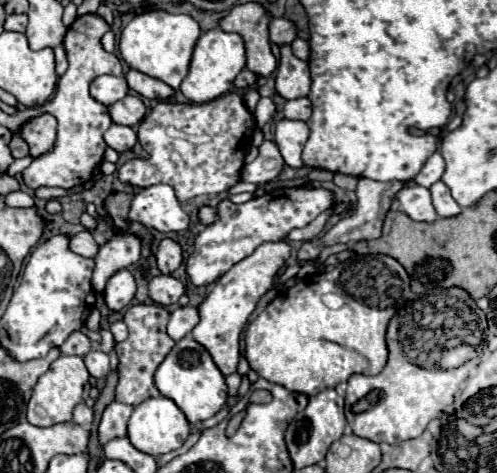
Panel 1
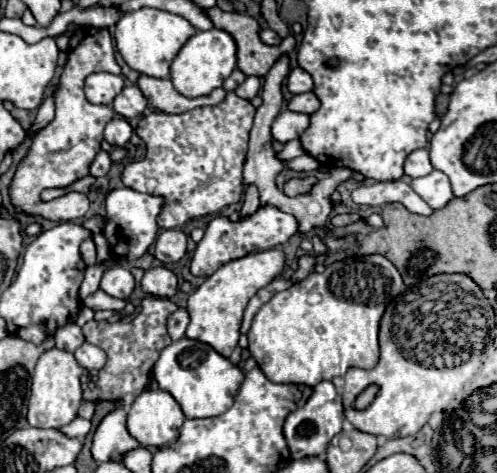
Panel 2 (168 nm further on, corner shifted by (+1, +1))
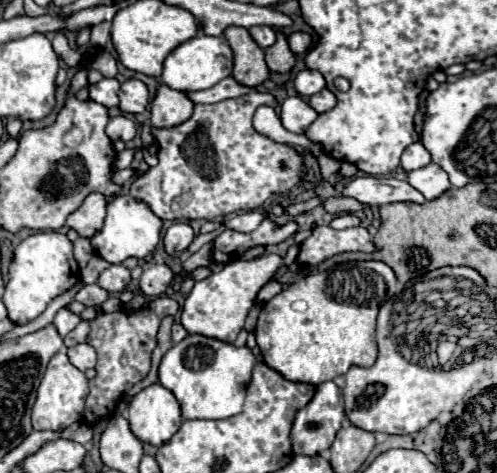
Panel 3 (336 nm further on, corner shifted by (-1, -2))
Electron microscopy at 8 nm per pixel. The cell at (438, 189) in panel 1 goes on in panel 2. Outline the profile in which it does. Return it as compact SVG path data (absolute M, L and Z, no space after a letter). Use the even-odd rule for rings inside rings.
M436 169L420 179L412 179L410 185L432 209L442 209L454 197L448 175Z

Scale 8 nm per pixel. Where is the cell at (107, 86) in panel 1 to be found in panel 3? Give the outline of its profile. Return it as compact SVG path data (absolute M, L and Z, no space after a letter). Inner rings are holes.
M102 78L98 84L90 86L90 100L106 108L118 106L118 90L120 90L120 82L116 78Z

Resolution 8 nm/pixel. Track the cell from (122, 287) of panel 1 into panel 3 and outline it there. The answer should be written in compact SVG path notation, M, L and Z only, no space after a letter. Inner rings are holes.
M110 266L98 278L98 286L102 286L108 292L122 292L128 282L130 282L130 270L124 266Z

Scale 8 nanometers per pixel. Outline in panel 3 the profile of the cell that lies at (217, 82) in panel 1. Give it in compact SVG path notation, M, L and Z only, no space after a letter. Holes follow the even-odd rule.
M198 34L178 46L164 62L164 72L162 72L162 82L170 86L172 90L182 90L182 92L196 92L196 90L206 90L218 84L220 80L228 78L232 74L232 50L226 42L224 36L204 36Z

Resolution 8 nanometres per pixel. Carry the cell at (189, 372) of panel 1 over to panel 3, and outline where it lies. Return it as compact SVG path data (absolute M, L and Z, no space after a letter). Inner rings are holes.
M188 334L182 342L174 344L160 362L158 378L164 388L168 388L182 408L184 420L210 420L210 418L230 418L240 414L244 408L246 386L252 378L254 356L244 348L226 344L214 338Z

